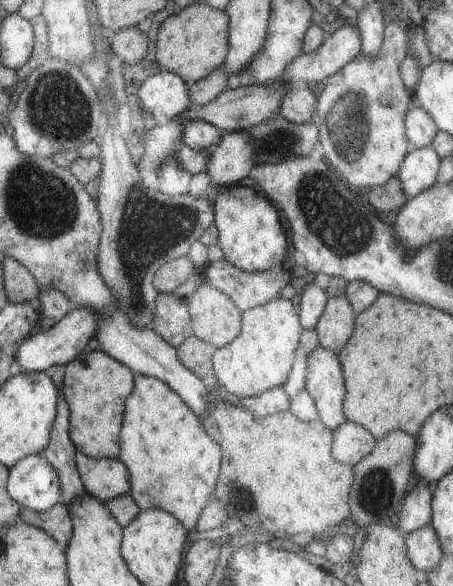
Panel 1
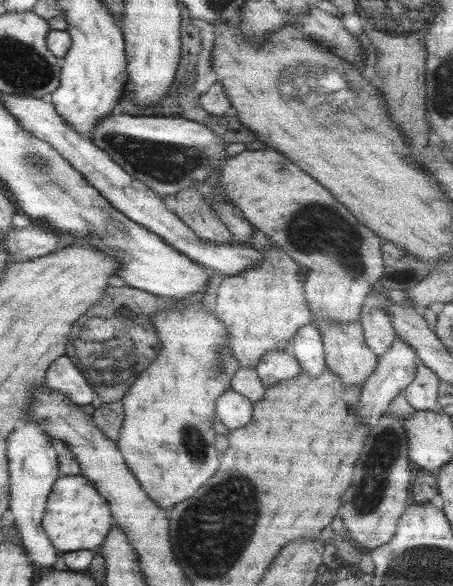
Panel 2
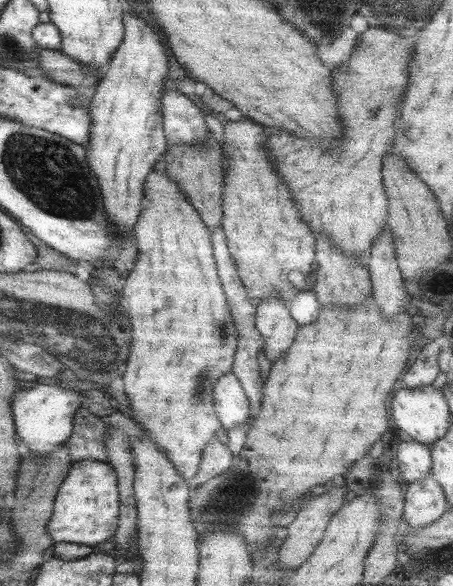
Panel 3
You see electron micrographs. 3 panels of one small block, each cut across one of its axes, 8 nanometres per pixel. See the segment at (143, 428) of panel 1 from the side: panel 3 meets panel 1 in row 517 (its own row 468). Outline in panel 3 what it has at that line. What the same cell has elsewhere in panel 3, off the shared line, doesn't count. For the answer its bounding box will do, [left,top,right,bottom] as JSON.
[117,172,239,484]

